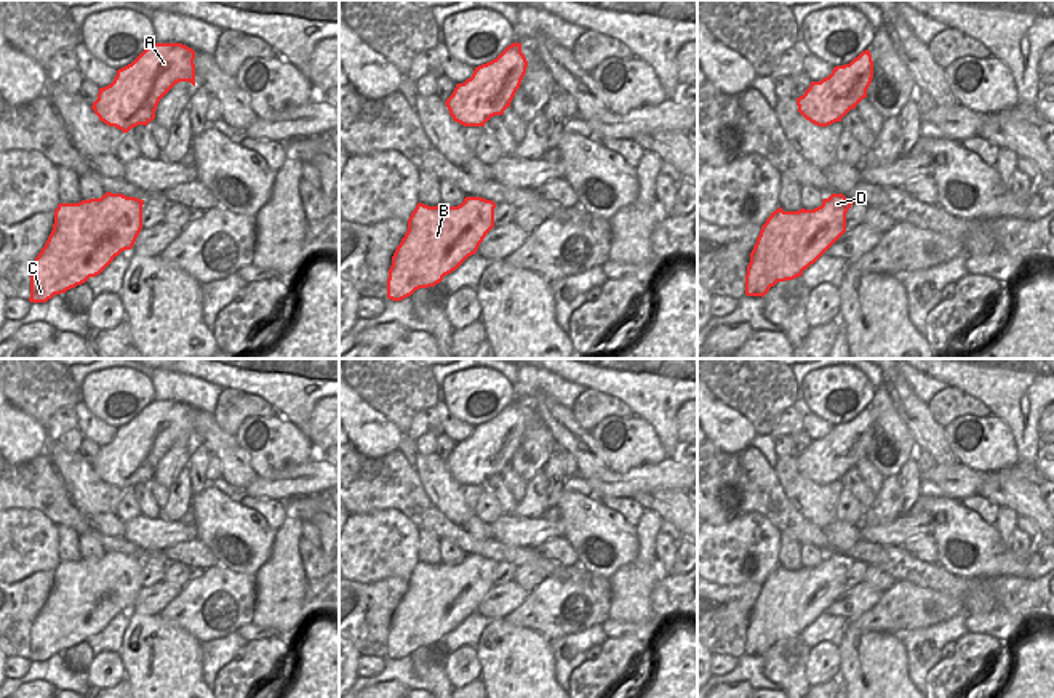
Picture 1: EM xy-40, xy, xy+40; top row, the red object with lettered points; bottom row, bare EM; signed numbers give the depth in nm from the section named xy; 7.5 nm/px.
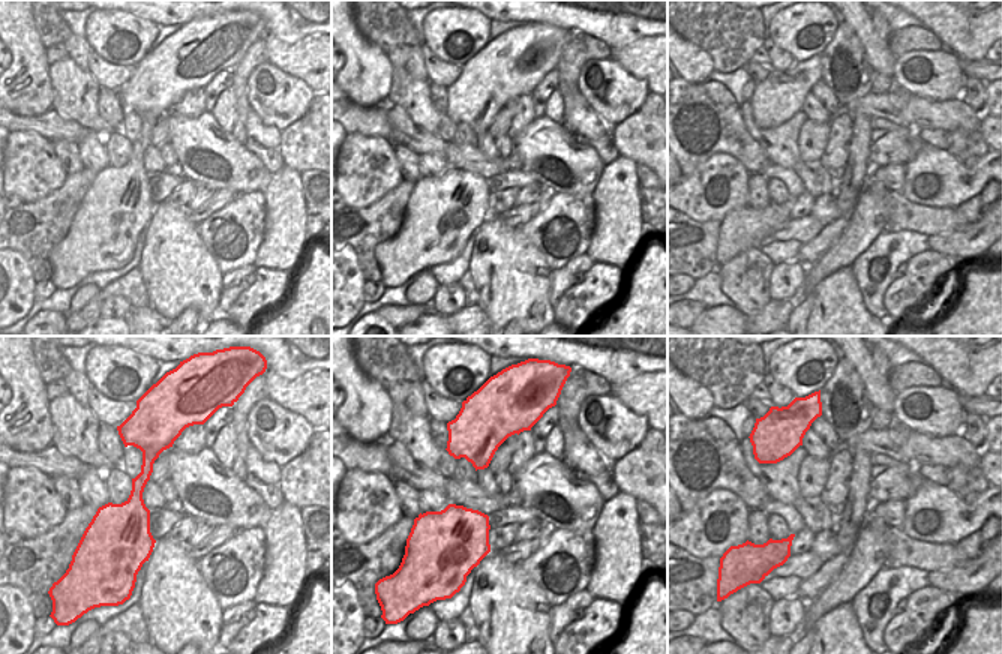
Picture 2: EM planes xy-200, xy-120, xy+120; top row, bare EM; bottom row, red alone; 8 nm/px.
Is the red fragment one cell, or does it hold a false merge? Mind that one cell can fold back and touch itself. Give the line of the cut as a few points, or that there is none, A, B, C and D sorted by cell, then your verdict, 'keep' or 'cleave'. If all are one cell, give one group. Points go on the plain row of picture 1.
no cut | A B C D | keep

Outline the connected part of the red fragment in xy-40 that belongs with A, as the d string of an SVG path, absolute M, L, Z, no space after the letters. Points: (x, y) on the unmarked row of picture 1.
M152 402L114 440L99 447L91 467L109 485L128 491L155 477L160 458L179 440L195 445L195 410L182 402Z

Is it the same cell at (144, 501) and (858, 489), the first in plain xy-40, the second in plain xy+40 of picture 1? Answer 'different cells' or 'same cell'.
same cell

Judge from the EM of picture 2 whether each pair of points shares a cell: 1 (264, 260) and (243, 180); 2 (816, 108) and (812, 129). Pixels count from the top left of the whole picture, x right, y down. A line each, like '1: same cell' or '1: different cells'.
1: different cells
2: different cells

